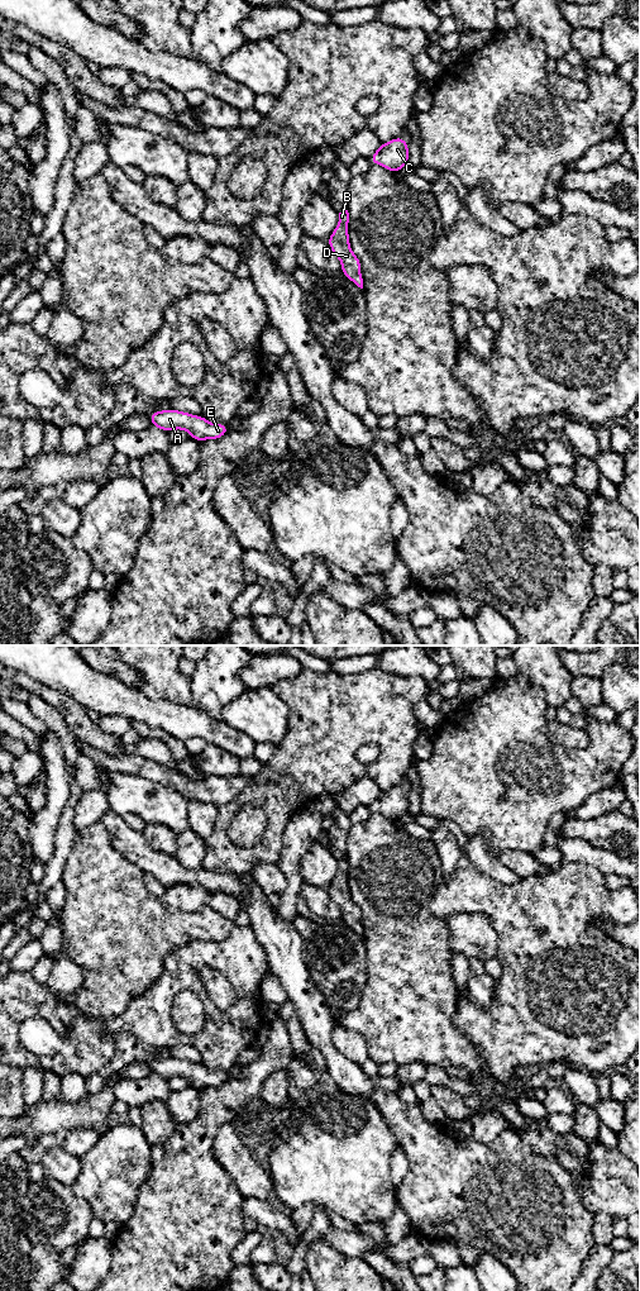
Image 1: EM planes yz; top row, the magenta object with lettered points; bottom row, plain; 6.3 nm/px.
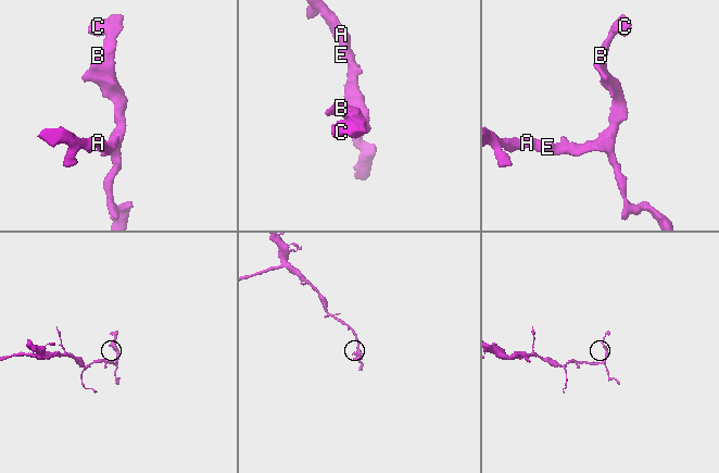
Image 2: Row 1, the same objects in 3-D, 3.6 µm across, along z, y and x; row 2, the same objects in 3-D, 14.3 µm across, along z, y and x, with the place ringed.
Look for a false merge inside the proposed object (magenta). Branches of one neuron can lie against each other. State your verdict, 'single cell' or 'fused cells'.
single cell

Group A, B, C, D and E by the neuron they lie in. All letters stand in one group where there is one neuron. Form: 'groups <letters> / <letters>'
groups A B C D E

